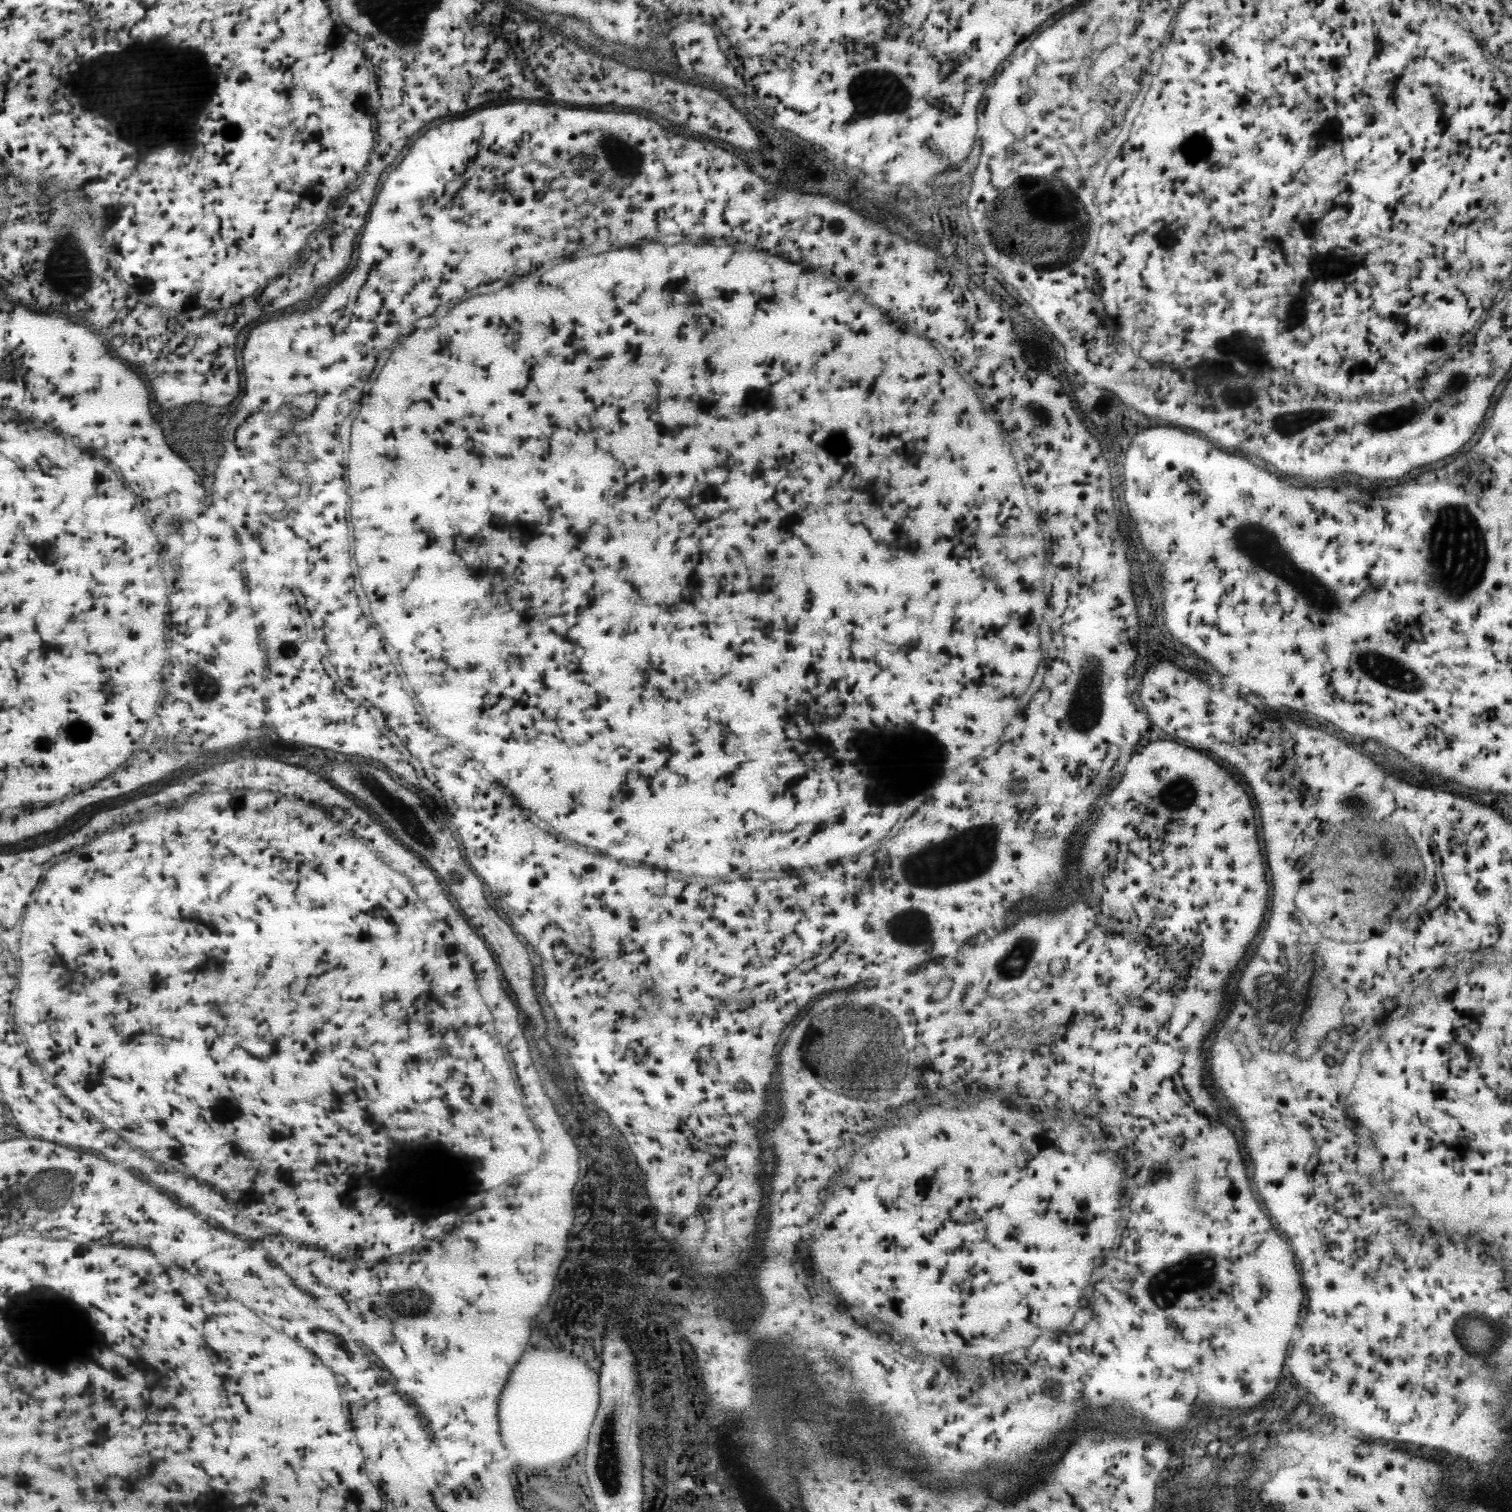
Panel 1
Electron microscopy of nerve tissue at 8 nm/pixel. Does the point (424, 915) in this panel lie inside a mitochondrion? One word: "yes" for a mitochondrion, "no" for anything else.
no

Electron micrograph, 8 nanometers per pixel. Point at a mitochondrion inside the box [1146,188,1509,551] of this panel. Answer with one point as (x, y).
(1384, 421)

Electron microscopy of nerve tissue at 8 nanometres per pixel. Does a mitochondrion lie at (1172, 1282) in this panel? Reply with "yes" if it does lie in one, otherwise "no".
yes

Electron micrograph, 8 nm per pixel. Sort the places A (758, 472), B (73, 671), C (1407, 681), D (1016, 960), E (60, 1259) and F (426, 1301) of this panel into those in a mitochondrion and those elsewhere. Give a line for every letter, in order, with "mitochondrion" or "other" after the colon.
A: other
B: other
C: mitochondrion
D: mitochondrion
E: other
F: mitochondrion

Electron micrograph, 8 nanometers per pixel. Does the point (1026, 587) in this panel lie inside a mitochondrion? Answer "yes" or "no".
no

